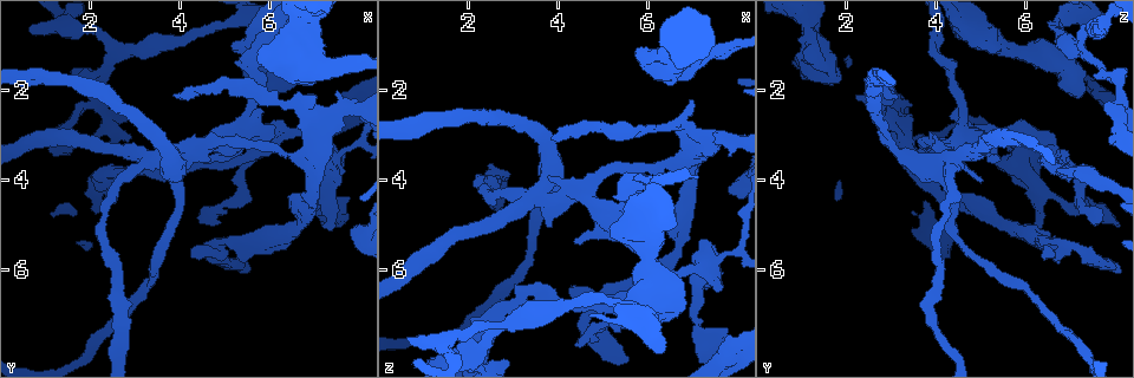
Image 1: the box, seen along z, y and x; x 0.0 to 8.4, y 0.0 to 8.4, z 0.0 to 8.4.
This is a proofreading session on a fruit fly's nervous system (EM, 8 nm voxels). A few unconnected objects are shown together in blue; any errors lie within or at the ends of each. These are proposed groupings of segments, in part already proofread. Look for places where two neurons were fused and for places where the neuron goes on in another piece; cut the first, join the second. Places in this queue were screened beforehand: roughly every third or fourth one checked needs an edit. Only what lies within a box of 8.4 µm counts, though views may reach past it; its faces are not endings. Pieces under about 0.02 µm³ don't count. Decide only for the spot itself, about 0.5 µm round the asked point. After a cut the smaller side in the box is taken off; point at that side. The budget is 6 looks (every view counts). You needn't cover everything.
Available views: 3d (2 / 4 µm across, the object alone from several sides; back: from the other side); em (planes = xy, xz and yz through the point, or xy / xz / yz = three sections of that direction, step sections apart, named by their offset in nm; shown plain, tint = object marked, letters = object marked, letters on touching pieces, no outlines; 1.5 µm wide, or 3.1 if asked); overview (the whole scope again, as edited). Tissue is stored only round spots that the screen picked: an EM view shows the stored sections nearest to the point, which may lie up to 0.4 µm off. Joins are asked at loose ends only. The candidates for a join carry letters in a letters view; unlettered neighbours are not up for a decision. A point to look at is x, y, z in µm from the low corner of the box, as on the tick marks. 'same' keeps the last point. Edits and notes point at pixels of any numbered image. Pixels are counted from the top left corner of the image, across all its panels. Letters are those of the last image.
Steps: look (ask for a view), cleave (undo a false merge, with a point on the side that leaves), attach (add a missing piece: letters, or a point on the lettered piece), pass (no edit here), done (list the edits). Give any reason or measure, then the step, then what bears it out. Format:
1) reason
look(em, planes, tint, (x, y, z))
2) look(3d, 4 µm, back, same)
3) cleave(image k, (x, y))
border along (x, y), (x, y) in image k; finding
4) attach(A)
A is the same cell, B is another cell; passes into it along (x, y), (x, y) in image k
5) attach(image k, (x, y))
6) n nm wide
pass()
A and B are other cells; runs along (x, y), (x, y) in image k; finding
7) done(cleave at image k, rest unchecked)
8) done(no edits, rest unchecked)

an open end
look(3d, 4 µm, (4.45, 3.50, 5.30))

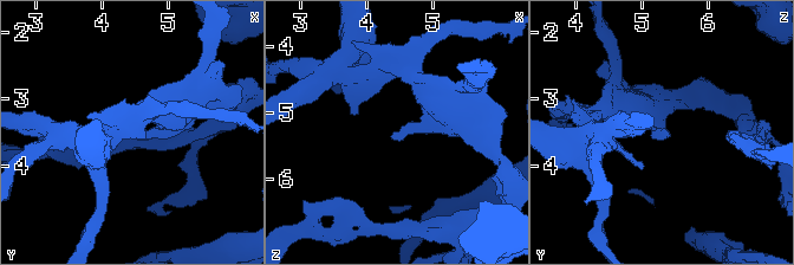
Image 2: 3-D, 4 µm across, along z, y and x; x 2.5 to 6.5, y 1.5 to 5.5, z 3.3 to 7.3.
now the EM
look(em, planes, tint, (4.40, 3.45, 5.30))

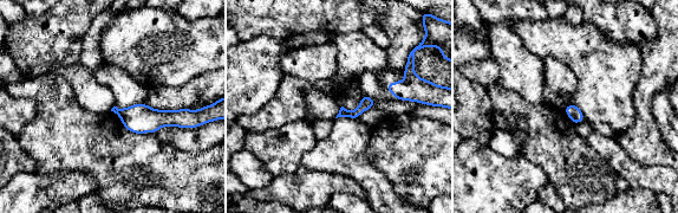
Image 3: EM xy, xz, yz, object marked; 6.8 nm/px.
what lies round it
look(em, planes, letters, same)

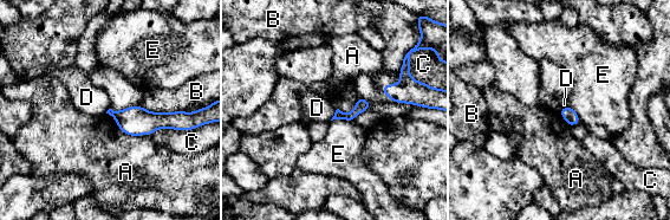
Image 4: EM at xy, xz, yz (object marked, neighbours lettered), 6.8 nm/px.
pass()
A, B, C, D and E are other cells; border along (337, 109), (330, 120) in image 4; no lettered piece goes on from it

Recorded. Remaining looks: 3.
free end
look(3d, 4 µm, (4.55, 5.00, 7.60))

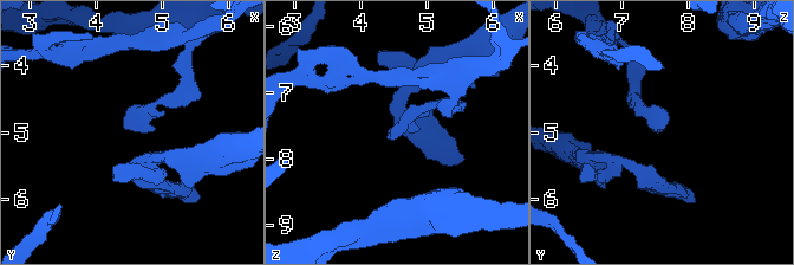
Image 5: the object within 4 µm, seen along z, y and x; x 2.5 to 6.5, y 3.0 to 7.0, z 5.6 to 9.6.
look(em, yz, step 4, tint, (4.50, 5.00, 7.65))

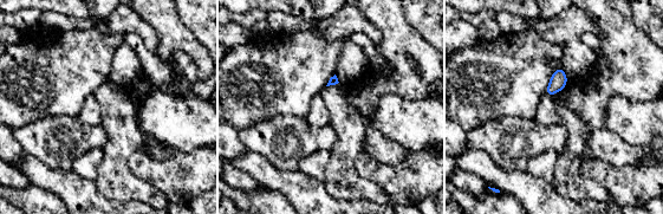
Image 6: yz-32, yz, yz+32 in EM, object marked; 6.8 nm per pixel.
look(em, planes, letters, same)

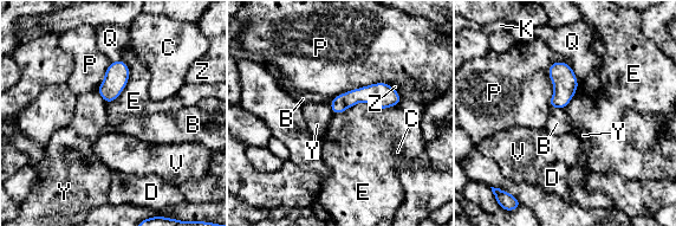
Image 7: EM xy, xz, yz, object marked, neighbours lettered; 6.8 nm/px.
pass()
B, C, D, E, K, P, Q, V, Y and Z are other cells; border along (395, 105), (357, 102), (333, 115) in image 7; no lettered piece goes on from it

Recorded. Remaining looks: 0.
done(no edits, rest unchecked)

